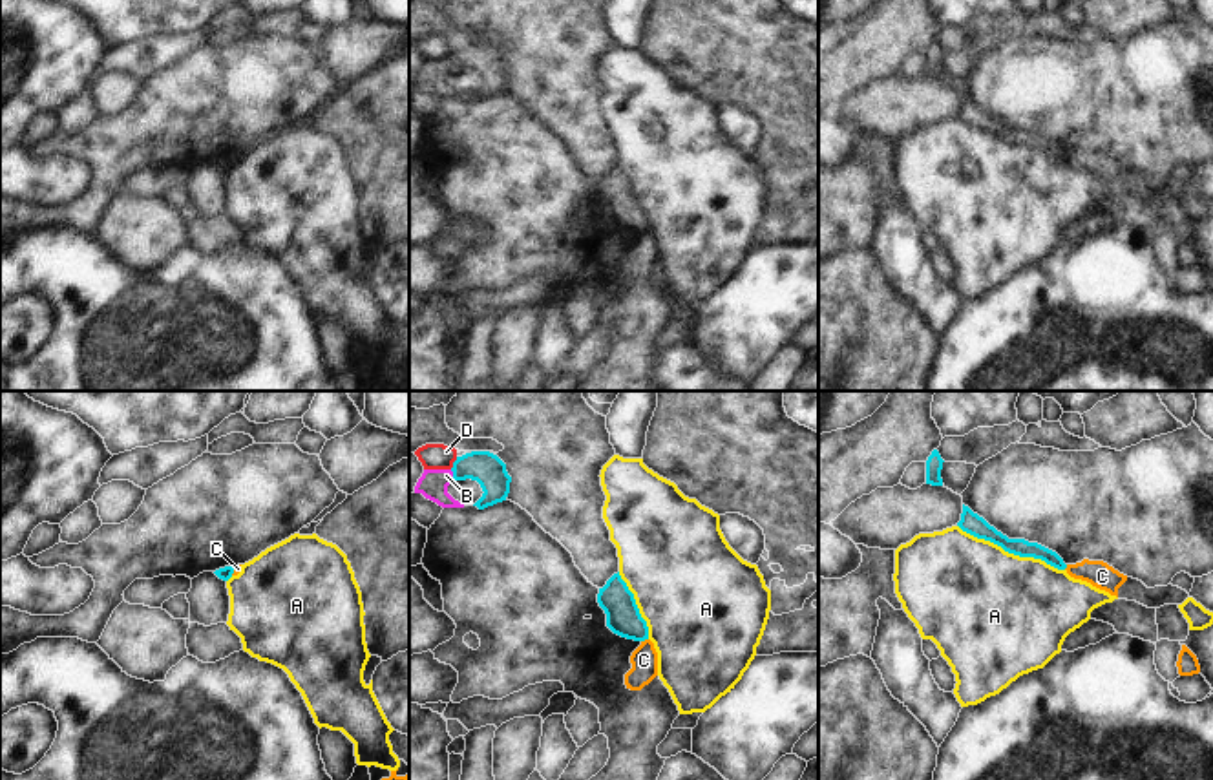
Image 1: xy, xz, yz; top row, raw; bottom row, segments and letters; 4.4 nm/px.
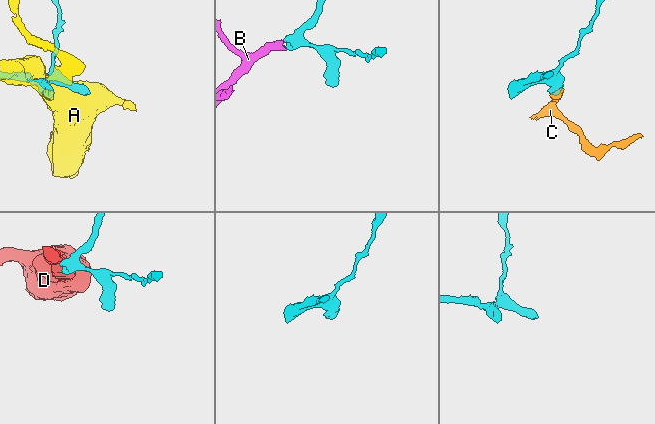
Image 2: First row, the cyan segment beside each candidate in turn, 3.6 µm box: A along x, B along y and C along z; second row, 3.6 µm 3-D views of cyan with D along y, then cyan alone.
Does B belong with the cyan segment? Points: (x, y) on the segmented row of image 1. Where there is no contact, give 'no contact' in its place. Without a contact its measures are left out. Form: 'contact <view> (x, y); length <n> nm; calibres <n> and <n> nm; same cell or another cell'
contact xz (453, 475); length 50 nm; calibres 150 and 130 nm; same cell

